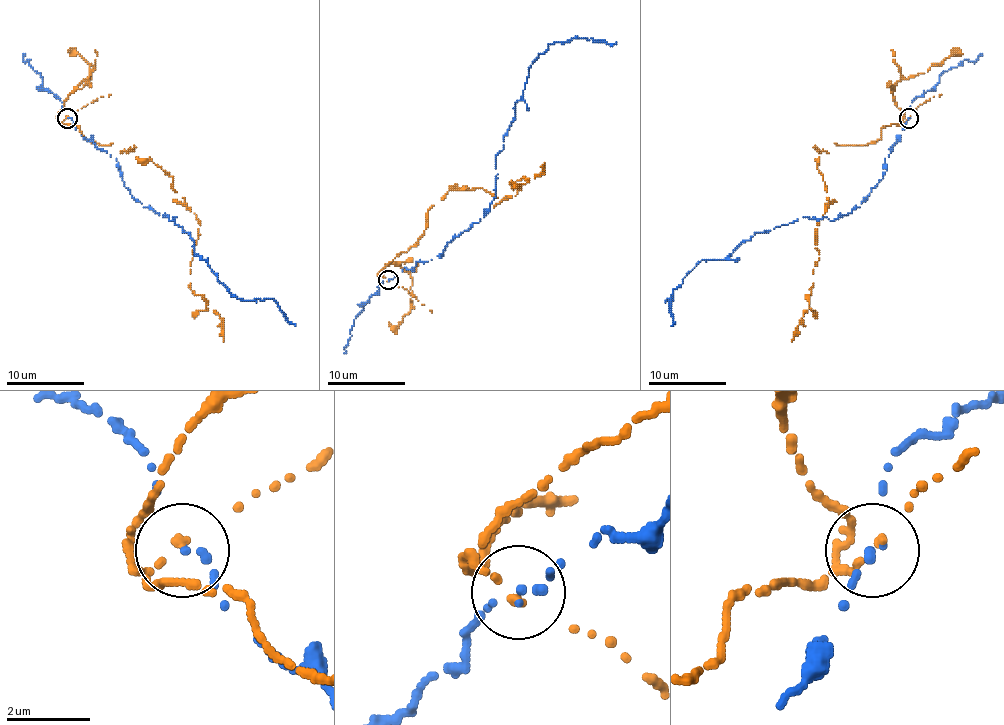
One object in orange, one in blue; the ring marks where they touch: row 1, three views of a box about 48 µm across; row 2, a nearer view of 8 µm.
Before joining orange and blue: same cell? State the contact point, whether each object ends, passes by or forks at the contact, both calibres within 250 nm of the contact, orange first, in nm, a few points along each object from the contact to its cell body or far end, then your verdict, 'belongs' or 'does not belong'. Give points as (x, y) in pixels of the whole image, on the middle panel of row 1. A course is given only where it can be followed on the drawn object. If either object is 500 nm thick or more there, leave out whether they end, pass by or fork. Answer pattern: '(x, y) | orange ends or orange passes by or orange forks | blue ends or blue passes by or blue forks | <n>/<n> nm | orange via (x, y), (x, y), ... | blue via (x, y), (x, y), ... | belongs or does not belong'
(388, 280) | orange ends | blue ends | 170/200 nm | orange via (389, 281), (381, 269), (449, 190), (505, 199), (544, 162) | blue via (389, 279), (439, 258), (496, 197), (496, 157), (538, 54), (573, 38), (616, 42) | does not belong

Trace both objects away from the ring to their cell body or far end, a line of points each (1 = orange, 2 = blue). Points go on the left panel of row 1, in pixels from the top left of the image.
1: (68, 118), (60, 124), (157, 164), (173, 178), (200, 225), (190, 289), (223, 320), (223, 341)
2: (68, 118), (116, 159), (143, 207), (176, 217), (229, 291), (272, 298), (295, 326)

